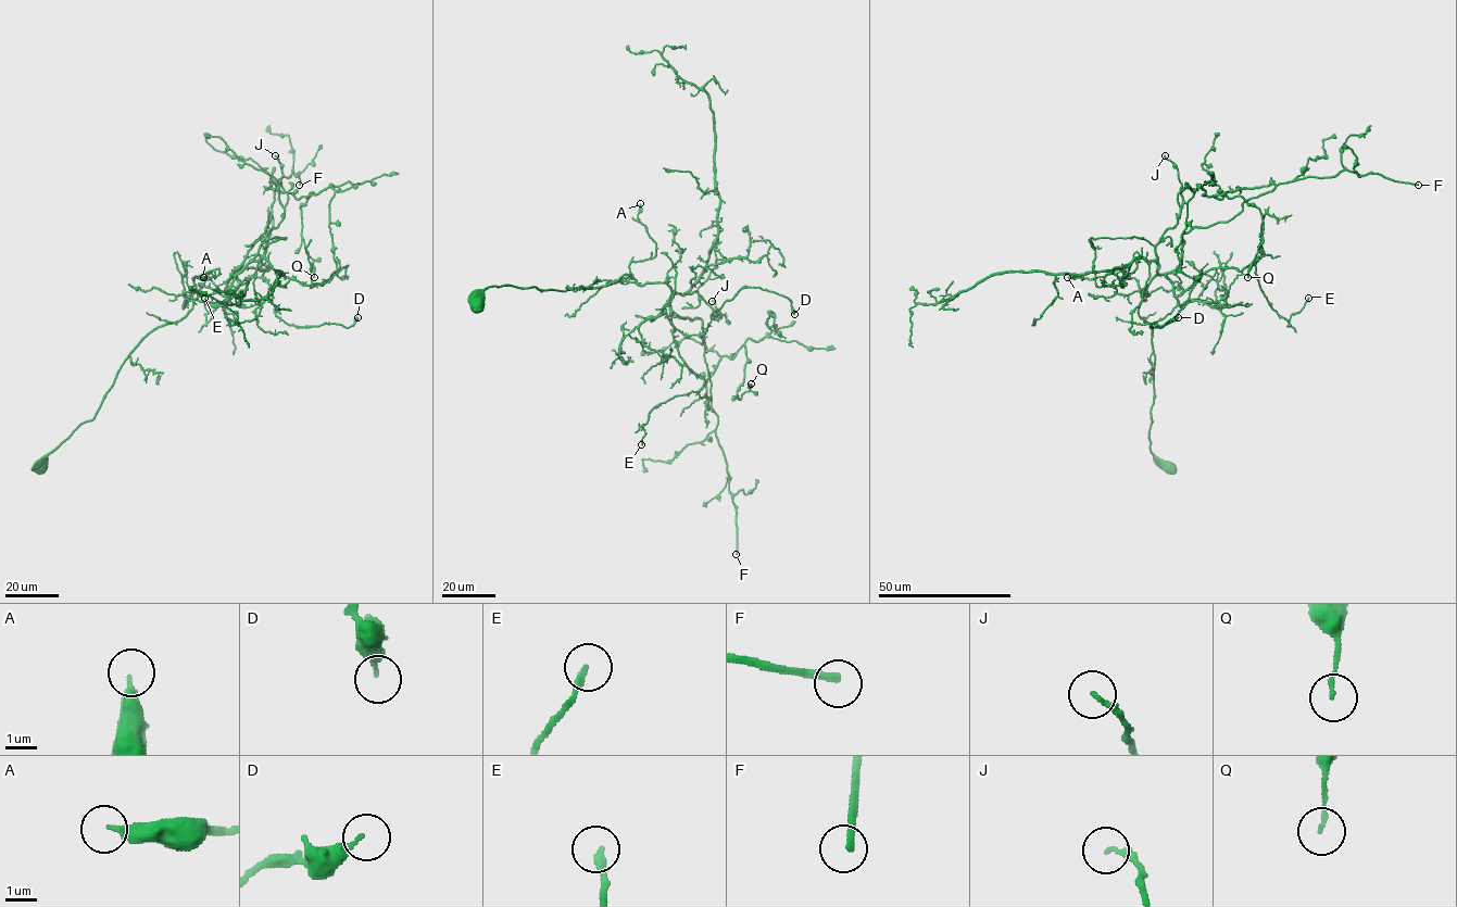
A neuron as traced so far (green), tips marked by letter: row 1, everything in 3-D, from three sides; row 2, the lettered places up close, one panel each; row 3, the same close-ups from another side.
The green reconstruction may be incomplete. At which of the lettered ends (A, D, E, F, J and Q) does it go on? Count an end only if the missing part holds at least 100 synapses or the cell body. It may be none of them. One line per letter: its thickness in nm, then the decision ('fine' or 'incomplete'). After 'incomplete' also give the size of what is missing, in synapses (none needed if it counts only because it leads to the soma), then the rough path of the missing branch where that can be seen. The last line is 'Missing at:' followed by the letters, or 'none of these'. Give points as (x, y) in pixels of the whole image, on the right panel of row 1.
A: calibre 320 nm; fine
D: calibre 240 nm; fine
E: calibre 240 nm; fine
F: calibre 240 nm; incomplete; 140 synapses
J: calibre 160 nm; fine
Q: calibre 110 nm; fine
Missing at: F

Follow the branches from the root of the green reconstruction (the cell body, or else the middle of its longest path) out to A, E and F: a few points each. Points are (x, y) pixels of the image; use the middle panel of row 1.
A: (478, 306), (489, 287), (566, 290), (624, 275), (635, 280), (629, 264), (655, 255), (638, 217), (640, 203)
E: (478, 306), (489, 287), (566, 290), (624, 275), (665, 282), (679, 355), (704, 382), (656, 405), (641, 444)
F: (478, 306), (489, 287), (566, 290), (624, 275), (665, 282), (670, 310), (702, 320), (736, 554)

